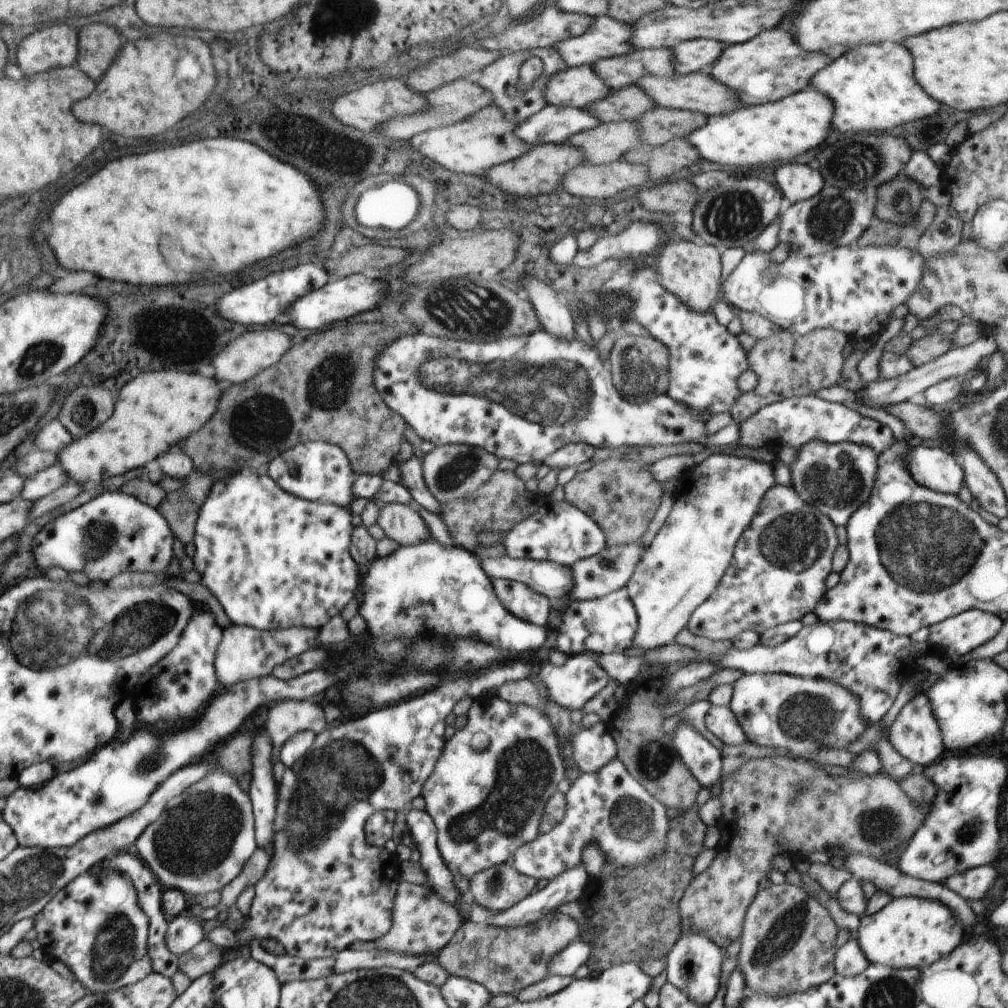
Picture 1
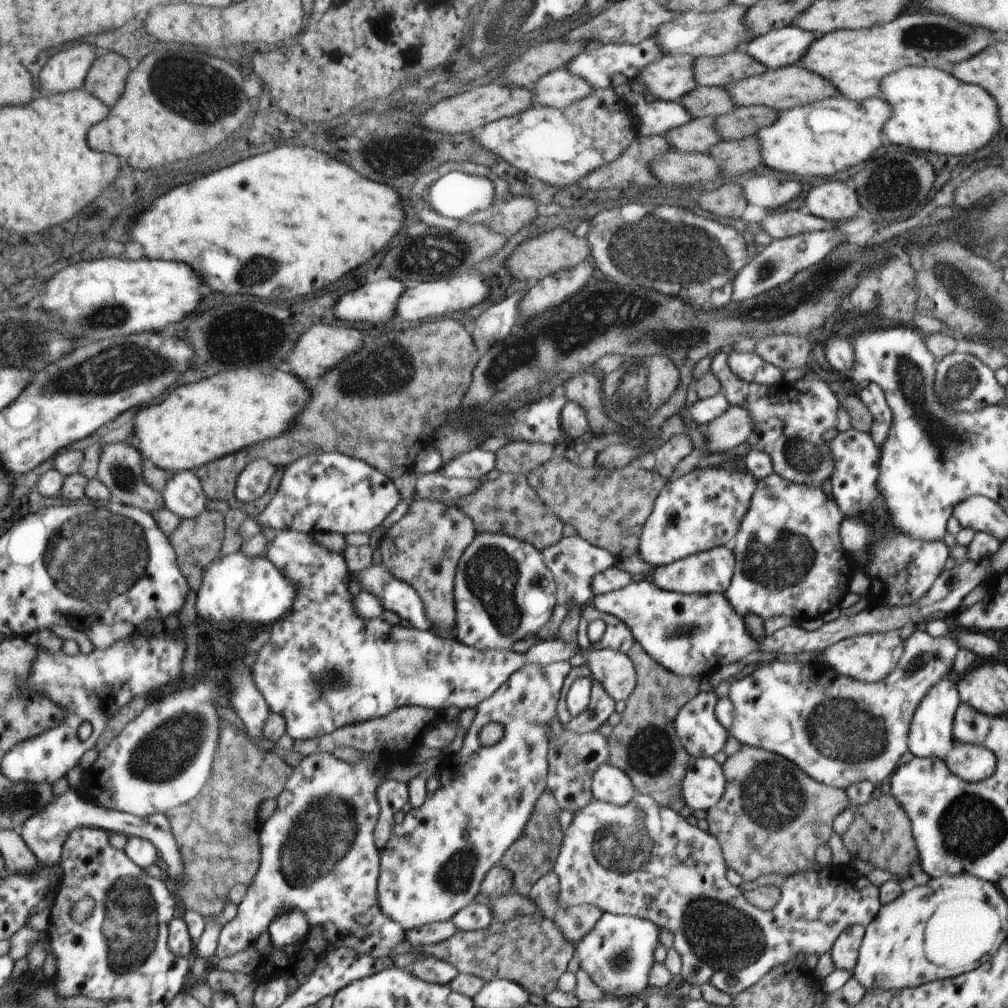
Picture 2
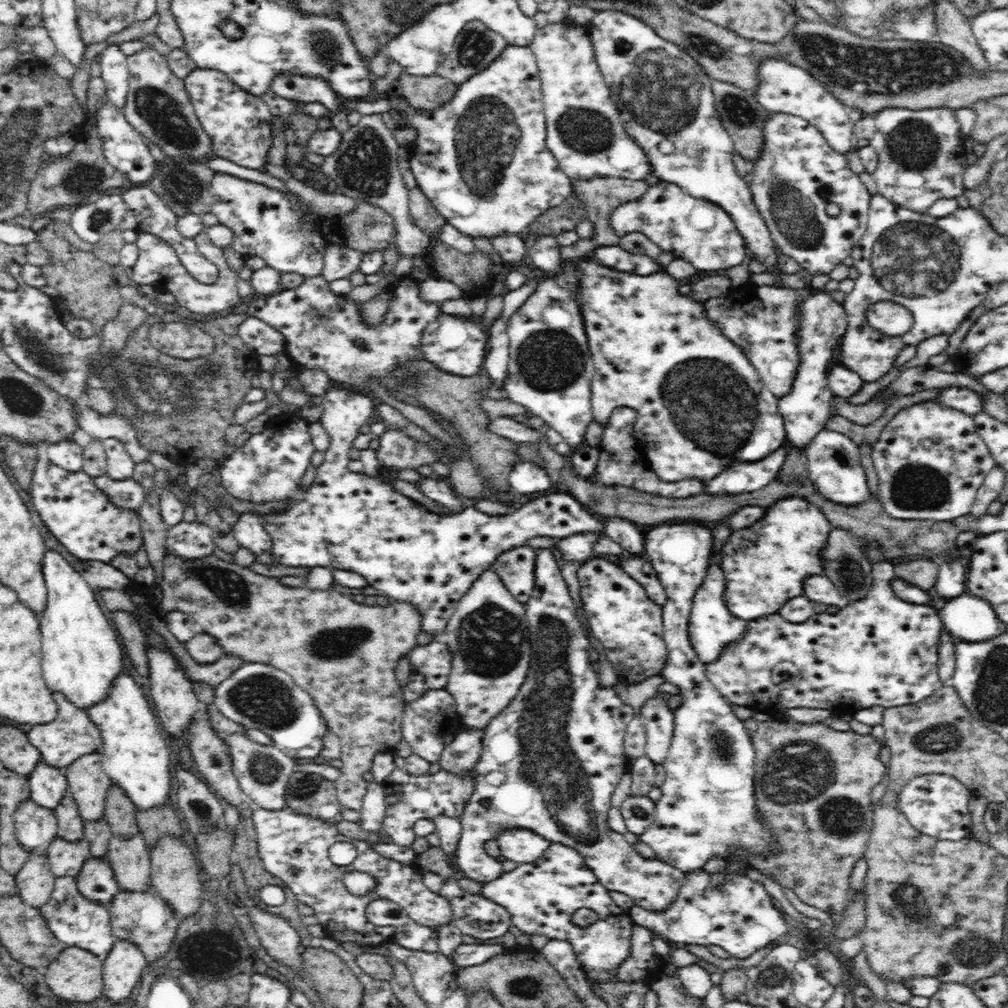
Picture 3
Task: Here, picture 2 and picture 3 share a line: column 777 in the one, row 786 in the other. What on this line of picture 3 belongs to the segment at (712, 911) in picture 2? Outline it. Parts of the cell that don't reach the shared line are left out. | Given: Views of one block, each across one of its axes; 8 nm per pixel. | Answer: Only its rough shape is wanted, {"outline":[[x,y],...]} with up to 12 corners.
{"outline":[[916,776],[896,809],[925,835],[972,838],[968,800],[955,777]]}

